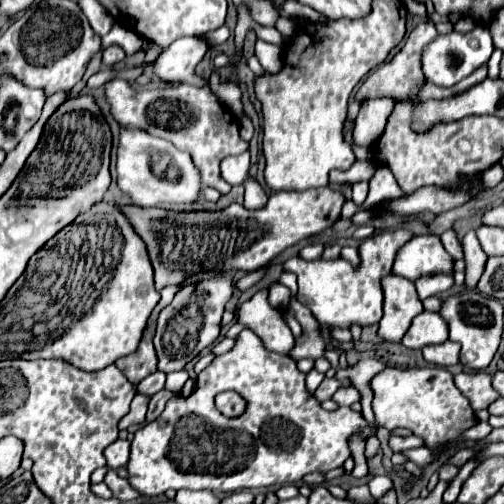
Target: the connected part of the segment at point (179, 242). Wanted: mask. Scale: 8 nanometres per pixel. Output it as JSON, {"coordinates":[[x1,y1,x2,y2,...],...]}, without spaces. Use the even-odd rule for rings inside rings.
{"coordinates":[[321,187,273,193,265,207,253,211,239,203,221,211,165,211,163,207,137,205,121,205,121,211,147,245,155,269,155,287,161,291,165,285,181,285,187,277,203,271,253,271,297,241,331,227,339,219,343,201,343,195,333,187]]}

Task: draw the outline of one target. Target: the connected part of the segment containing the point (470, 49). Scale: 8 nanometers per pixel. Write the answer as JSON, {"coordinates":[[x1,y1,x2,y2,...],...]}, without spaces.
{"coordinates":[[475,27,467,33,453,31,449,35,439,35,423,53,423,73,427,79,439,87,451,87,471,75,475,69,485,65,493,53,493,41,485,27]]}

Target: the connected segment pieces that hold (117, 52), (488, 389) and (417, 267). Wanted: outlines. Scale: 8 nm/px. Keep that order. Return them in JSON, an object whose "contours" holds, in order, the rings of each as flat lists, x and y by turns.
{"contours":[[[111,45,111,47,107,47,105,51,103,51,103,63,107,65,107,67,111,67,111,65,115,65,117,61,123,61,125,59,125,51,119,47,119,45]],[[485,371,459,373,455,375,455,385,471,401,475,411,487,409,499,397,499,393,491,387,491,375]],[[417,235,401,247,393,263,393,273,417,281,425,275,453,275,453,257,445,251,437,235]]]}

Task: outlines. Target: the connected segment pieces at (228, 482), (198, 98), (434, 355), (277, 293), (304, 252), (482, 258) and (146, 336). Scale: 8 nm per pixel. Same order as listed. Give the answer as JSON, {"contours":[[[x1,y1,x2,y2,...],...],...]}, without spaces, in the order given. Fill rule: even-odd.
{"contours":[[[243,329,235,339,233,349,215,357,211,365,199,373,197,389,187,399,175,395,155,421,135,433,127,463,127,481,141,493,141,497,159,497,167,489,209,489,233,493,241,489,299,483,307,473,327,473,343,465,351,455,347,439,359,427,369,429,361,413,355,413,349,407,325,411,315,395,307,391,305,373,297,369,297,361,289,355,267,351,253,331],[221,389,233,389,247,401,247,409,241,417,225,417,211,405,213,397]],[[109,79,105,83,107,103,113,109,113,117,127,127,143,127,151,135,169,139,179,151,187,151,193,165,201,173,201,183,215,187,221,195,231,191,231,185,221,177,221,161,229,155,247,151,247,143,239,137,239,123,229,109,217,103,215,95,207,87,193,87,187,83,167,85,161,89,133,89,125,79]],[[445,341,439,345,427,345,423,347,423,357,439,367,451,367,459,363,459,343]],[[277,282,271,285,269,289,269,302,273,307,279,309,281,307,287,307,290,301,290,290]],[[313,243,302,248,298,255,310,261,321,257,323,250,324,246,322,244]],[[469,231,465,237,463,237,463,249,465,249,465,263,467,263,467,277,465,277,465,283,469,287,475,287,477,281,481,279,483,271,485,271,485,263,489,259,487,253,483,253,481,249,481,243,475,235,475,231]],[[155,307,155,311,151,313,151,319,147,323,147,331,143,333,143,339,139,343,139,349,135,351,135,355,131,357,123,357,123,359,117,359,115,365,119,367,119,371,133,383,137,385,139,381,143,381,147,375,155,373,155,365,157,365,157,355,155,355,155,349,153,349,153,331,155,331,155,325,157,325,157,313,159,309]]]}

